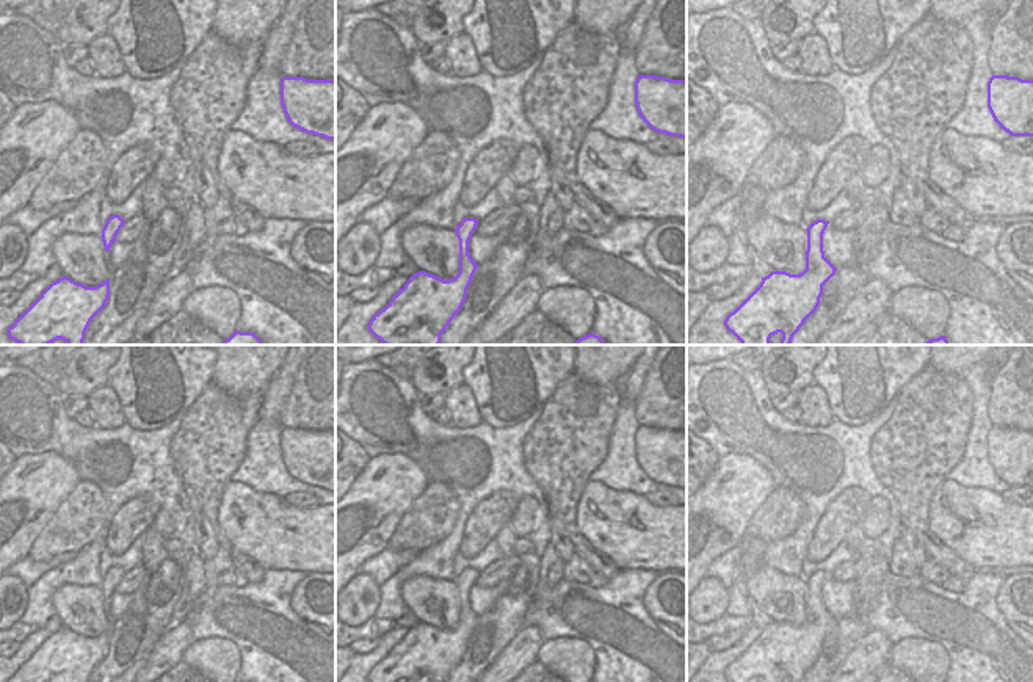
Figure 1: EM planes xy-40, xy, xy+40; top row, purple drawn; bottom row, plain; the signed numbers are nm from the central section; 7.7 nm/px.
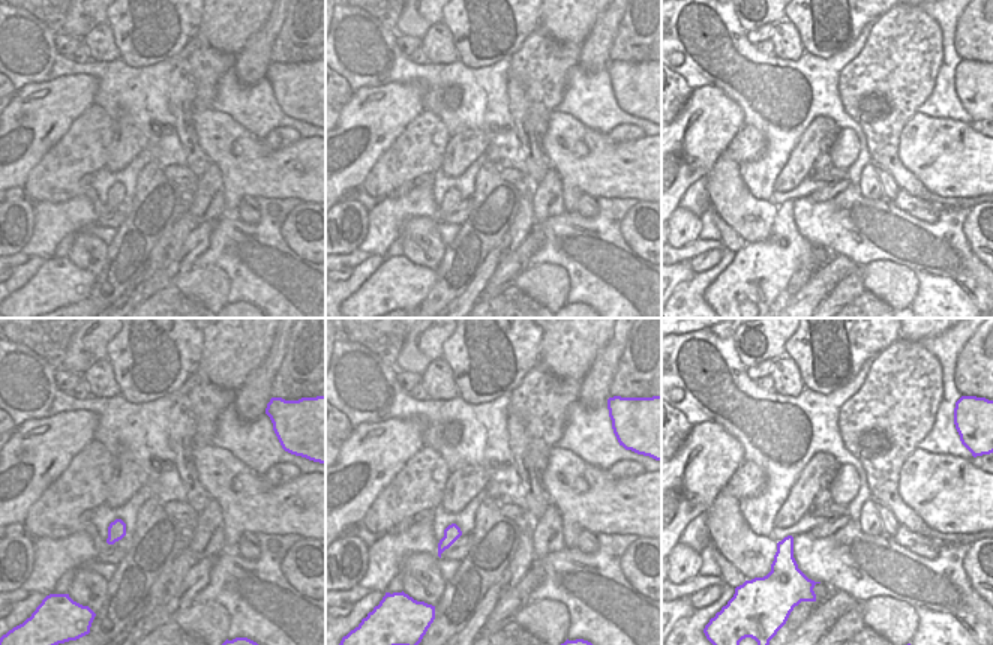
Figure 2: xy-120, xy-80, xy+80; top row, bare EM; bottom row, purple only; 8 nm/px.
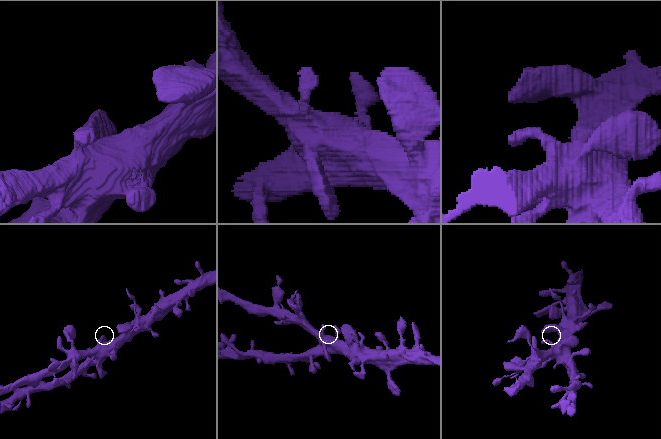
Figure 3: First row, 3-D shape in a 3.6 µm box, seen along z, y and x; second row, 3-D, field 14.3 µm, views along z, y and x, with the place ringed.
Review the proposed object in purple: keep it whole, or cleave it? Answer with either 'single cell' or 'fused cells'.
single cell

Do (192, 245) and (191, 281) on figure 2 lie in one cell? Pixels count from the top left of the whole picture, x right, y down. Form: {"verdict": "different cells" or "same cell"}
{"verdict": "different cells"}

